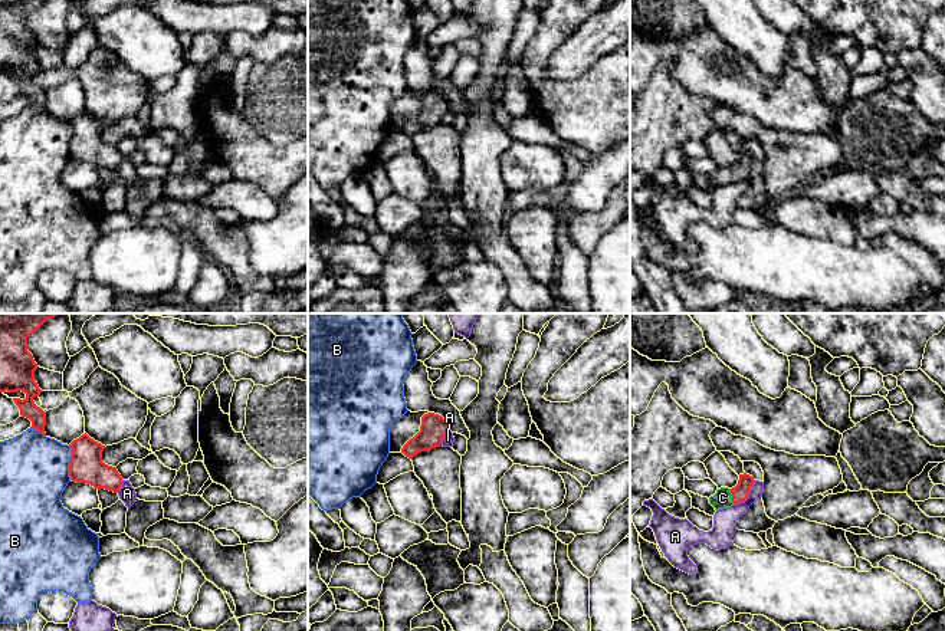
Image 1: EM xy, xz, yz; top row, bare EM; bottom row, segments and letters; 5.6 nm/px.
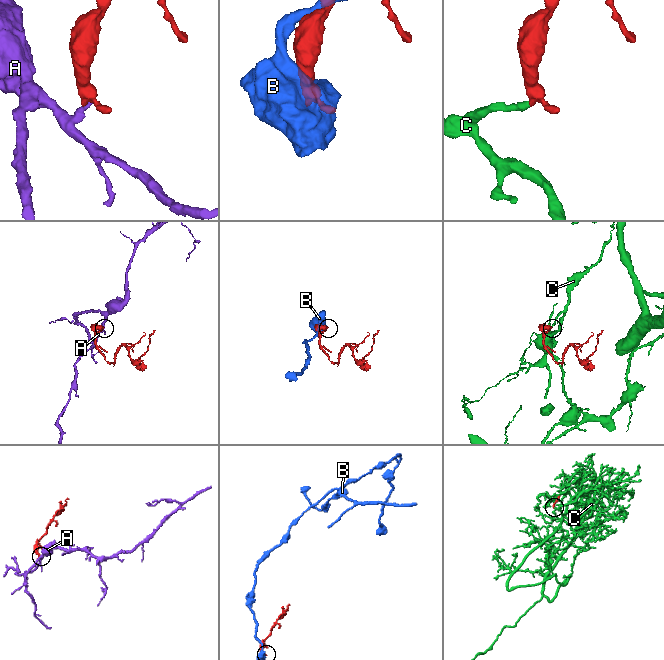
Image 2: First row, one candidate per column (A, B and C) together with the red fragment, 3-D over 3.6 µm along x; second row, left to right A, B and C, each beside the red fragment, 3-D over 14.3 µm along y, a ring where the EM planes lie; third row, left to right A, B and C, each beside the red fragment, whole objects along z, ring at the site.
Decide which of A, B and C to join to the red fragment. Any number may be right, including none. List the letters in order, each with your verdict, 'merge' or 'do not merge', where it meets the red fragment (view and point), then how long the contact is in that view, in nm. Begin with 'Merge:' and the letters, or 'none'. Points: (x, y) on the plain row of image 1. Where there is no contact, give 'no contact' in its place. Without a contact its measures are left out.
Merge: C
A: do not merge; meets red in yz at (748, 173); contact 190 nm long
B: do not merge; meets red in xy at (71, 140); contact 200 nm long
C: merge; meets red in yz at (732, 174); contact 90 nm long

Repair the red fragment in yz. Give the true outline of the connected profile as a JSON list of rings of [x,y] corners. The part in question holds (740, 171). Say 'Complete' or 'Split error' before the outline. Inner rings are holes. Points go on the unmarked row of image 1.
Split error. [[[747,151],[739,152],[739,158],[735,165],[718,167],[716,171],[709,175],[709,181],[715,185],[715,188],[718,188],[718,187],[731,185],[732,183],[745,180],[749,174],[754,160],[755,158],[752,154]]]

